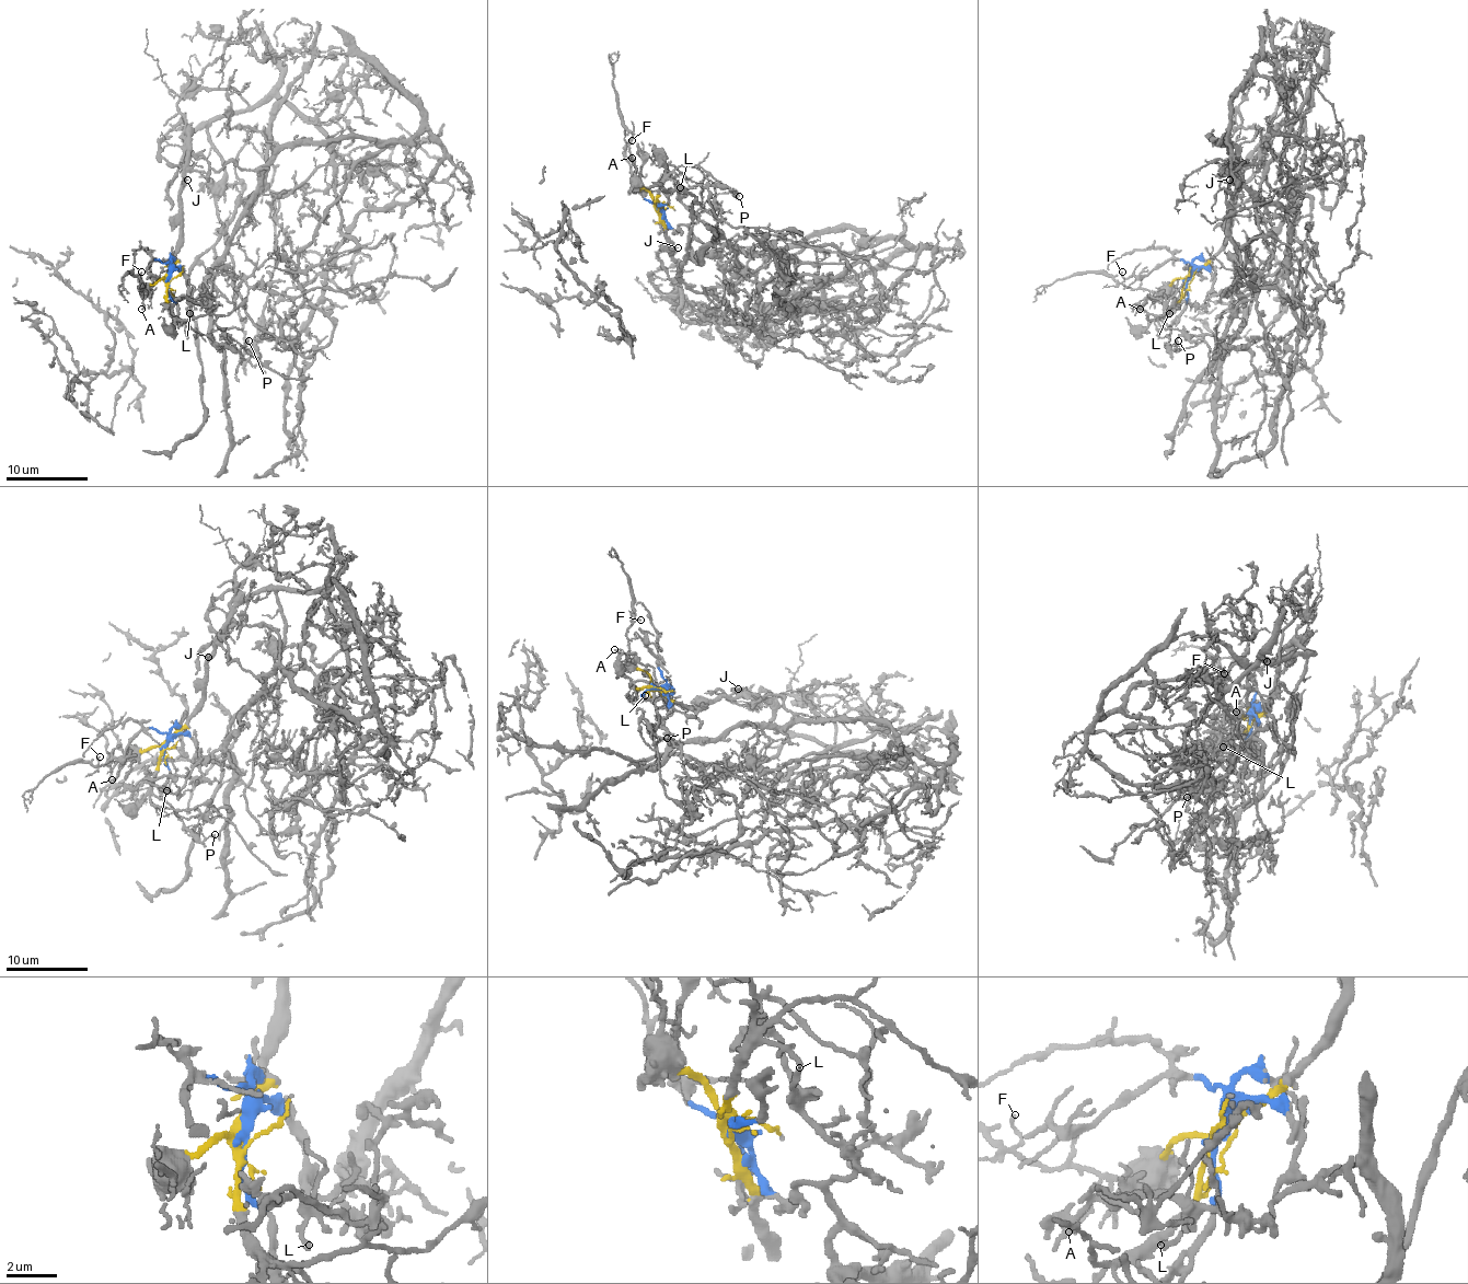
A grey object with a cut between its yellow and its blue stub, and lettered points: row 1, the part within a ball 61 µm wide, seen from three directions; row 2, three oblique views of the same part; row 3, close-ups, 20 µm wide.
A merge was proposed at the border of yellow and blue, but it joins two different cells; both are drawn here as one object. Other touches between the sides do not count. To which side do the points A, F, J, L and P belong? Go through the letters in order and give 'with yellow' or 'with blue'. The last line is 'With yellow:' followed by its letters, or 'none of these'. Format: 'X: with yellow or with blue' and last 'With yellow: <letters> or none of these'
A: with yellow
F: with yellow
J: with yellow
L: with blue
P: with yellow
With yellow: A, F, J, P

